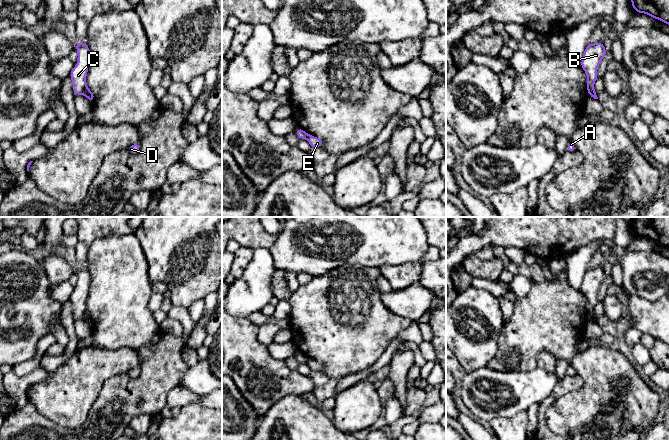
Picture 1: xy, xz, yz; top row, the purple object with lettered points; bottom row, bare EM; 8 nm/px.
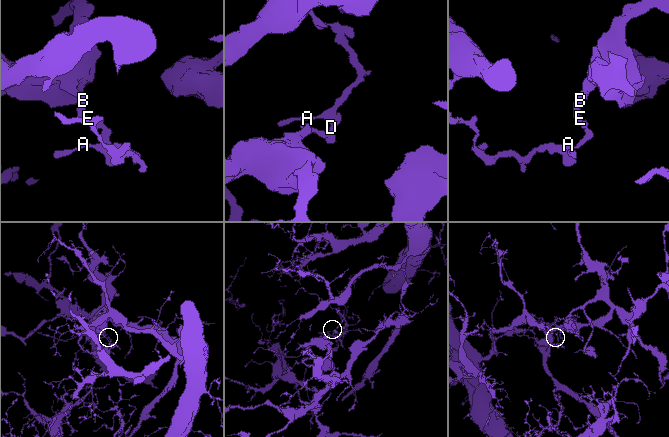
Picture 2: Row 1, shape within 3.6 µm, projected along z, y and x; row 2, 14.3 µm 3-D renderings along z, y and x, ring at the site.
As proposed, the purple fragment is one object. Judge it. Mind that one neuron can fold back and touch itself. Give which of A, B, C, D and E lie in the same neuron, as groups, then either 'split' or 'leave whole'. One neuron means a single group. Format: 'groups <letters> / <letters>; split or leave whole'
groups A D E / B C; split

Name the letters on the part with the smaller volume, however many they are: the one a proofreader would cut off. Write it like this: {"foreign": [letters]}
{"foreign": ["B", "C"]}

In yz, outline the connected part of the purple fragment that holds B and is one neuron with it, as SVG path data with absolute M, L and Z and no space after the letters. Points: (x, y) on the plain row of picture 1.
M602 265L595 268L589 267L584 276L581 284L581 292L587 299L587 317L594 311L597 303L597 294L599 287L604 283L607 274L605 273Z

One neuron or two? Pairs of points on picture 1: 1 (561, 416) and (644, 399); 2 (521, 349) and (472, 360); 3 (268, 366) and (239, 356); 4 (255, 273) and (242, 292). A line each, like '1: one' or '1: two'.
1: one
2: two
3: one
4: one

